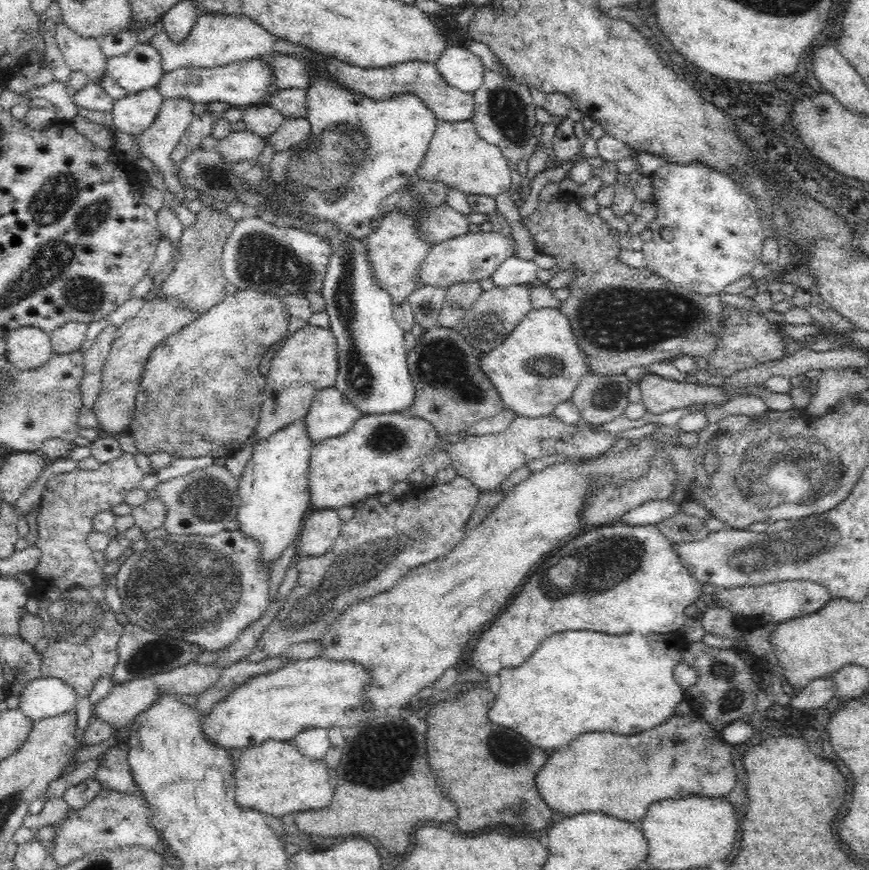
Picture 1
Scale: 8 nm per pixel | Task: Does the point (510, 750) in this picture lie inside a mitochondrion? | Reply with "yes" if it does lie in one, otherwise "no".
yes

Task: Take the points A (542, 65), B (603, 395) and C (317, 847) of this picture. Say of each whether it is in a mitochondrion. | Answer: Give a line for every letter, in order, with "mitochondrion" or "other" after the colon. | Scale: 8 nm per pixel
A: other
B: mitochondrion
C: other

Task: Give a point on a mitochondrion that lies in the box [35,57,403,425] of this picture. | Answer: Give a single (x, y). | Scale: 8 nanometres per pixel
(301, 171)

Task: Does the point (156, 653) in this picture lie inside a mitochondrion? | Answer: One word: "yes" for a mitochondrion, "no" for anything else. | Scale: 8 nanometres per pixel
yes

